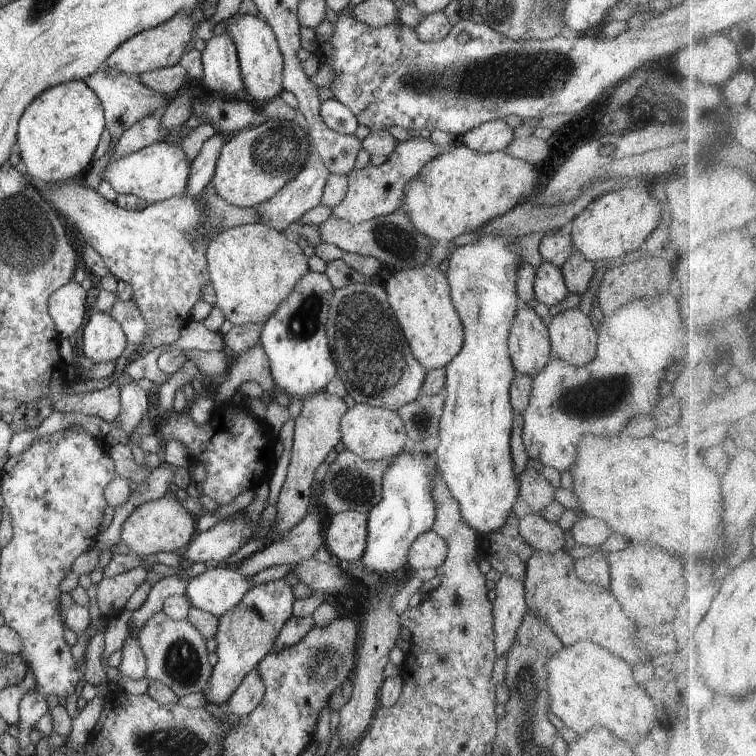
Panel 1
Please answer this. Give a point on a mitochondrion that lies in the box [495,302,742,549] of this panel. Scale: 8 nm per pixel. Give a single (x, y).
(594, 398)

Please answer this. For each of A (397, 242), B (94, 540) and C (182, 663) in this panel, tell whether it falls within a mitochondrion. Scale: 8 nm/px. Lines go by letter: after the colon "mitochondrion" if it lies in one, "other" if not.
A: mitochondrion
B: other
C: mitochondrion

